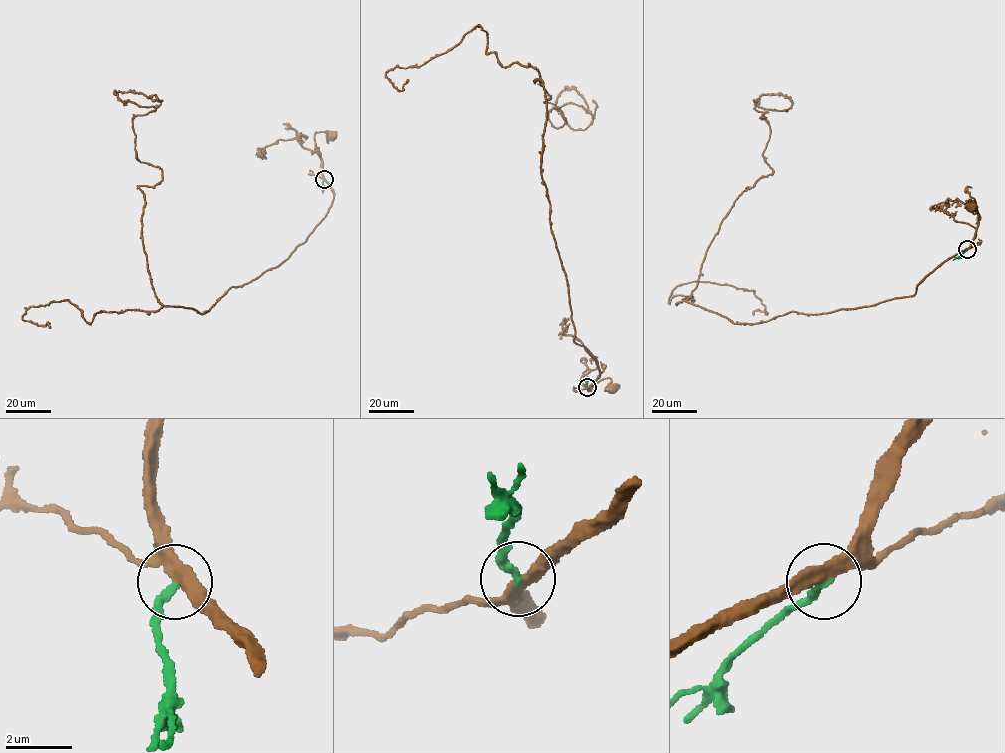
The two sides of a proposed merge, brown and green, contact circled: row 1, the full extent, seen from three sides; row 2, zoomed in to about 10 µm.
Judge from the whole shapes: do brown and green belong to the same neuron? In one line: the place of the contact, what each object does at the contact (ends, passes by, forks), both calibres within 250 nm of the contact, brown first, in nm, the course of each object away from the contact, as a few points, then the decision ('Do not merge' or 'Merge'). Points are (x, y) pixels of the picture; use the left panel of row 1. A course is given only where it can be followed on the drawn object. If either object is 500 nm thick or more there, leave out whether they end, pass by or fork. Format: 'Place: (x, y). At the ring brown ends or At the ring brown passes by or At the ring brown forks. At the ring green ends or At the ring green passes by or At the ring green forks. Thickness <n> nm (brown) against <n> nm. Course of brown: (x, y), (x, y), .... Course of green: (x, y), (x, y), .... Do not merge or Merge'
Place: (324, 179). At the ring brown passes by. At the ring green ends. Thickness 360 nm (brown) against 240 nm. Course of brown: (323, 179), (314, 135), (323, 131), (326, 137), (333, 136). Course of green: (323, 179), (322, 193). Do not merge

